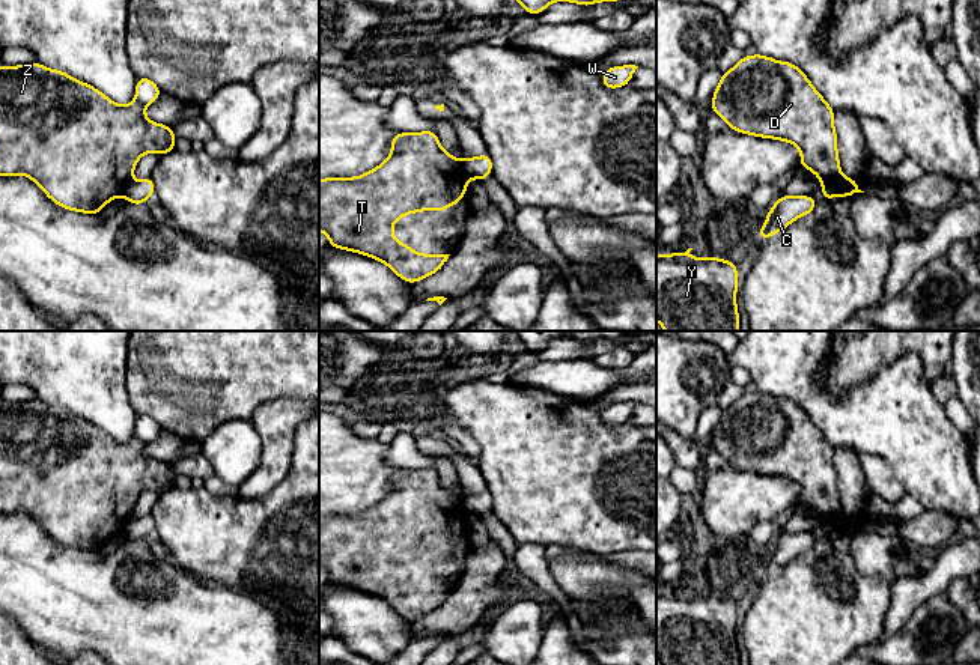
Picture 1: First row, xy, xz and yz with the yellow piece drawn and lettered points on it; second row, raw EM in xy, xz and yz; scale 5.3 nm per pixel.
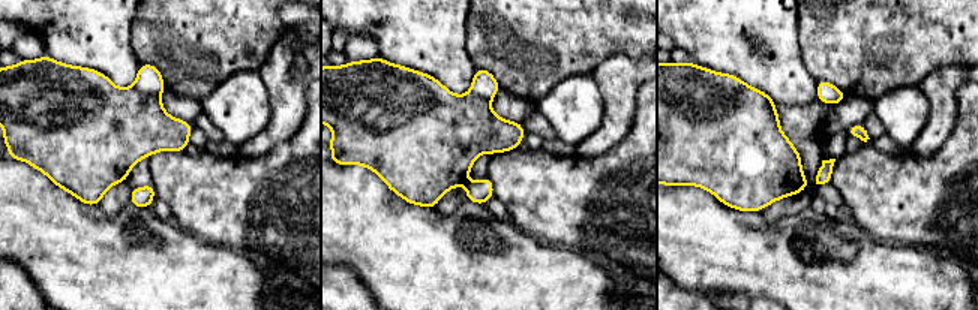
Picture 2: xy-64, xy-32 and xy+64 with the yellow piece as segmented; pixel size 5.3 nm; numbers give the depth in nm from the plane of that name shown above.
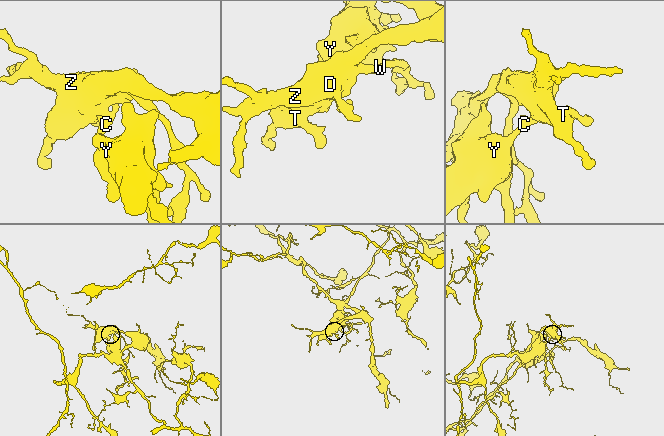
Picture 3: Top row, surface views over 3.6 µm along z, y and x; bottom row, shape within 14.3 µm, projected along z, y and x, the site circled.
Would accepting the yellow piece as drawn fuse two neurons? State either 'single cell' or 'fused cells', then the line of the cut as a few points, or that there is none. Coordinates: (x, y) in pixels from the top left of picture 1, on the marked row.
fused cells; cut xz (462, 161), (462, 169), (468, 178)

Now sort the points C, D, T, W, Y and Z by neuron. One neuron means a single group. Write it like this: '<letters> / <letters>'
C Y / D T W Z

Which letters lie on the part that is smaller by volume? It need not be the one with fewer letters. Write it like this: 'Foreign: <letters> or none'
Foreign: C, Y

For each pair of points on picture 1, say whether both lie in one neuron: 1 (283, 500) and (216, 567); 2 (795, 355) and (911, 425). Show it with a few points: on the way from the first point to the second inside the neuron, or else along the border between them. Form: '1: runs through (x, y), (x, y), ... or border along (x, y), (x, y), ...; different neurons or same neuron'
1: runs through (267, 515), (232, 551); same neuron
2: runs through (809, 390), (833, 414), (842, 419), (876, 419); same neuron

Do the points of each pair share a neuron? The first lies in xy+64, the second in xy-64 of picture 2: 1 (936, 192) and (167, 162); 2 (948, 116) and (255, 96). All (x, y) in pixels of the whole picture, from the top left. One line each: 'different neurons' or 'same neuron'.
1: same neuron
2: different neurons

